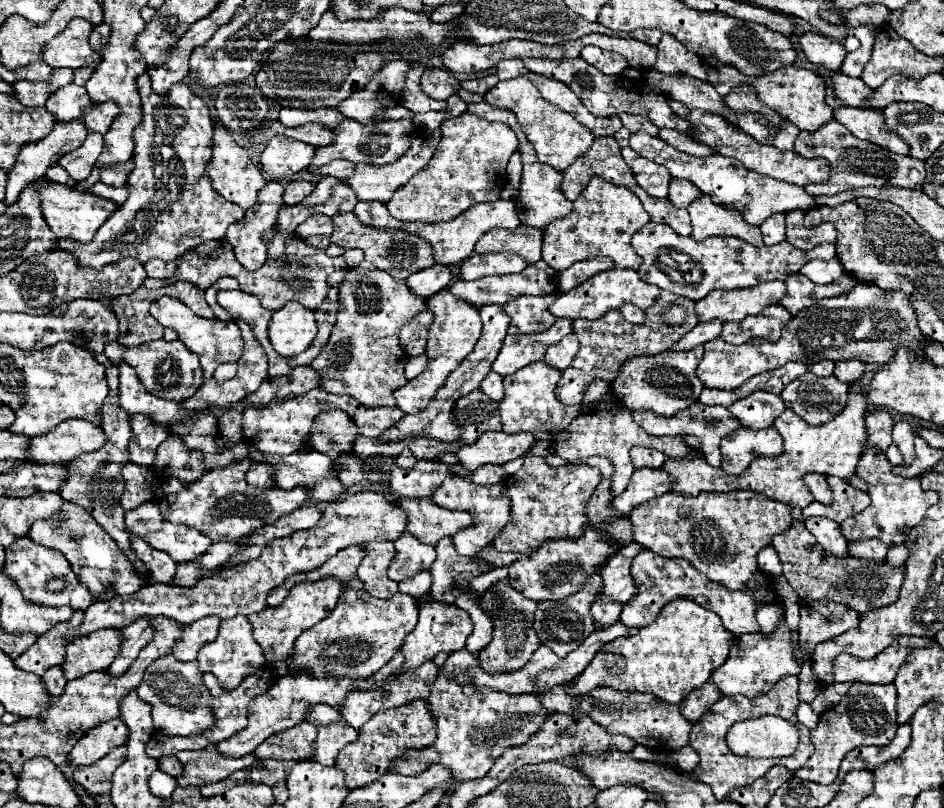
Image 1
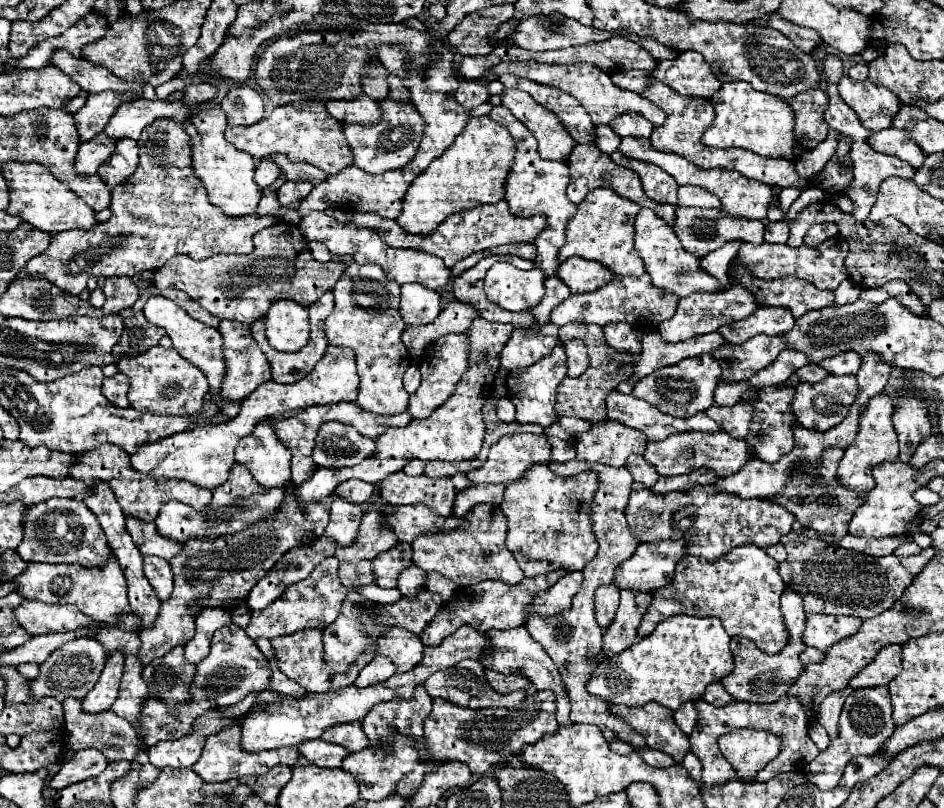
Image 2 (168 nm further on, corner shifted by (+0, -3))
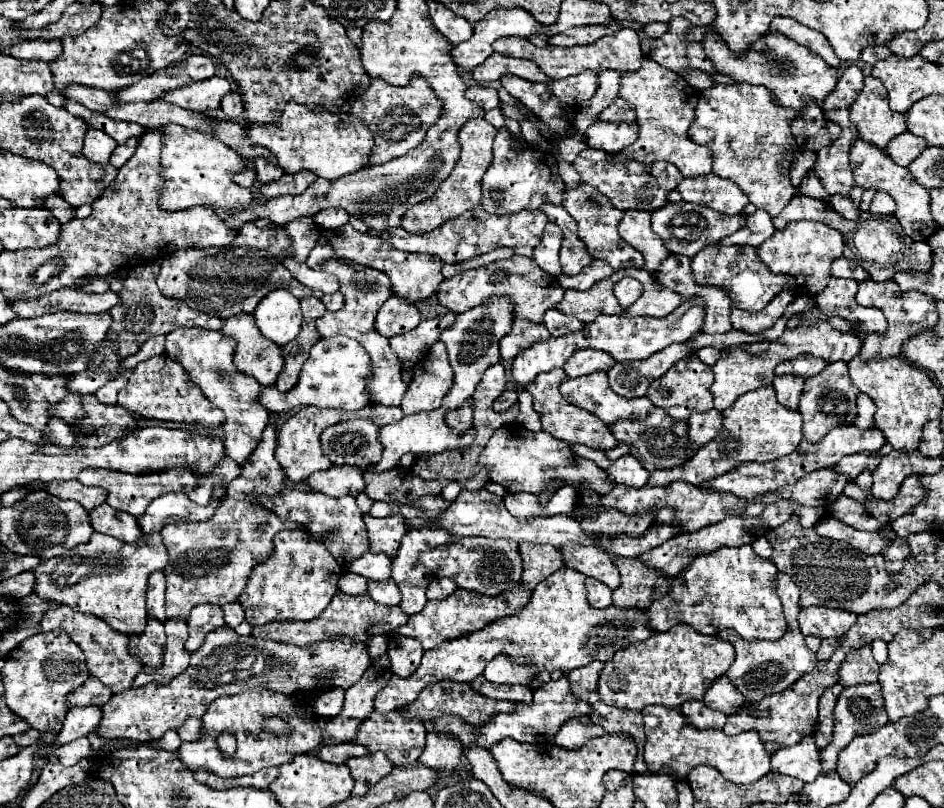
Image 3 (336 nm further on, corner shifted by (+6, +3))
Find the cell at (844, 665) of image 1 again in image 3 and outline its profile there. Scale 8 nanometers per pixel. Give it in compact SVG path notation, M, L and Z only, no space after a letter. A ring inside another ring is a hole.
M869 645L851 649L839 665L839 683L843 687L859 683L877 683L877 675L879 663L873 659Z

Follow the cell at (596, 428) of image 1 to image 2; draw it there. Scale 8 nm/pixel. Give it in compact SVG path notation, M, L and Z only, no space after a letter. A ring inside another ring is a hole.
M615 419L597 421L591 431L575 437L577 459L591 463L605 463L613 467L625 465L631 453L645 453L645 433L625 427Z

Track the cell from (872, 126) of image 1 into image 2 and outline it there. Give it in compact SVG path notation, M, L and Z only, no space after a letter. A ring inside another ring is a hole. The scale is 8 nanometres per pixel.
M893 127L881 129L877 133L871 133L869 139L867 139L867 143L875 151L885 153L885 155L895 155L895 157L907 161L915 169L919 169L923 165L925 153L921 151L921 147L917 147L917 143L913 143L909 139L909 135L905 131L897 131Z

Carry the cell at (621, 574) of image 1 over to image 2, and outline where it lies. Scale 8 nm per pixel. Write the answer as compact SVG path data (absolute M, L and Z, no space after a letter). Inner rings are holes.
M653 541L639 543L637 551L617 567L613 583L629 591L653 591L673 579L677 561L683 557L685 543Z

